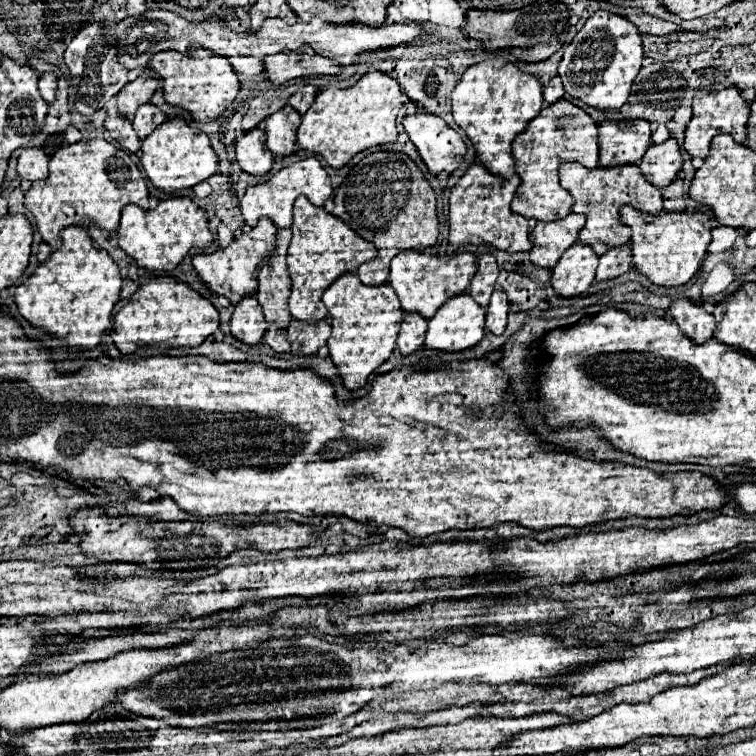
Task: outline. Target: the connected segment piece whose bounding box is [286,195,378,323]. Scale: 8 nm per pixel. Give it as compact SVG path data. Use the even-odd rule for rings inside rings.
M304 195L294 201L294 223L292 241L288 247L286 263L292 279L292 295L288 299L288 309L292 317L302 321L320 321L326 317L326 307L322 305L324 289L342 273L354 273L358 265L374 259L378 255L376 247L360 235L356 235L344 221L324 211L324 207L312 205Z

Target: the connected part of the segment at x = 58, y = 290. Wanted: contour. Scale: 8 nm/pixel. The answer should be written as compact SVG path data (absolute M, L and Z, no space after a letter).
M66 227L62 233L62 247L54 251L44 263L40 263L34 273L26 279L26 283L16 285L14 299L18 305L18 311L24 319L28 319L36 327L44 327L48 333L66 339L66 345L72 349L92 349L100 343L100 337L104 331L110 329L110 317L112 307L120 299L120 287L122 277L118 271L118 265L112 261L112 257L96 247L92 237L84 227Z

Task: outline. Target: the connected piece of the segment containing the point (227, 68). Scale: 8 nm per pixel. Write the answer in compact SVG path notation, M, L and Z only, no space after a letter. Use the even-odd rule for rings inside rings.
M193 45L193 54L177 51L160 51L152 57L150 67L164 79L164 97L170 105L178 105L192 113L196 121L218 119L236 99L240 91L240 81L226 57L214 55L210 51Z

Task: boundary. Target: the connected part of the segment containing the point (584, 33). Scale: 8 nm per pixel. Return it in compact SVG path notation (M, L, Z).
M600 9L592 17L588 17L584 27L566 47L564 57L558 65L558 75L562 77L562 81L558 75L552 77L552 81L544 87L544 101L546 105L552 105L564 95L566 89L568 95L582 99L586 105L598 109L620 109L626 103L632 81L642 67L642 57L642 39L636 25L626 17Z

